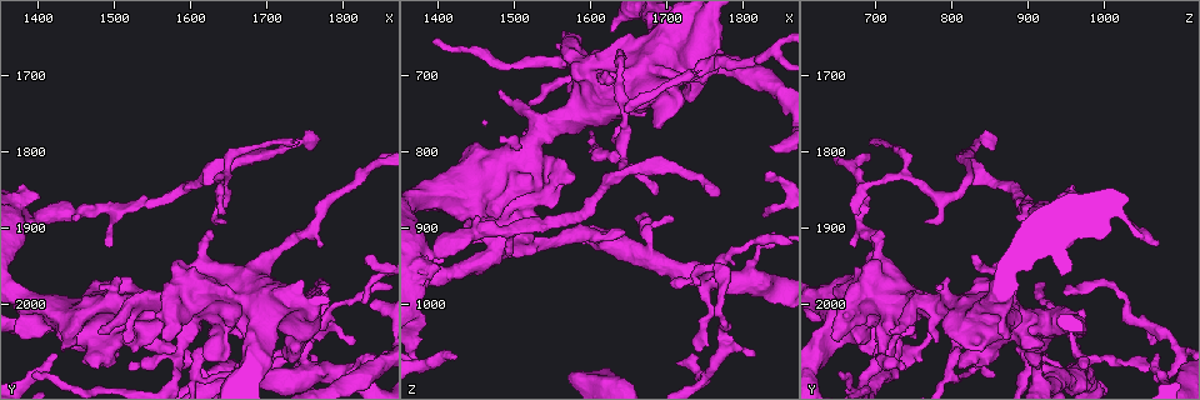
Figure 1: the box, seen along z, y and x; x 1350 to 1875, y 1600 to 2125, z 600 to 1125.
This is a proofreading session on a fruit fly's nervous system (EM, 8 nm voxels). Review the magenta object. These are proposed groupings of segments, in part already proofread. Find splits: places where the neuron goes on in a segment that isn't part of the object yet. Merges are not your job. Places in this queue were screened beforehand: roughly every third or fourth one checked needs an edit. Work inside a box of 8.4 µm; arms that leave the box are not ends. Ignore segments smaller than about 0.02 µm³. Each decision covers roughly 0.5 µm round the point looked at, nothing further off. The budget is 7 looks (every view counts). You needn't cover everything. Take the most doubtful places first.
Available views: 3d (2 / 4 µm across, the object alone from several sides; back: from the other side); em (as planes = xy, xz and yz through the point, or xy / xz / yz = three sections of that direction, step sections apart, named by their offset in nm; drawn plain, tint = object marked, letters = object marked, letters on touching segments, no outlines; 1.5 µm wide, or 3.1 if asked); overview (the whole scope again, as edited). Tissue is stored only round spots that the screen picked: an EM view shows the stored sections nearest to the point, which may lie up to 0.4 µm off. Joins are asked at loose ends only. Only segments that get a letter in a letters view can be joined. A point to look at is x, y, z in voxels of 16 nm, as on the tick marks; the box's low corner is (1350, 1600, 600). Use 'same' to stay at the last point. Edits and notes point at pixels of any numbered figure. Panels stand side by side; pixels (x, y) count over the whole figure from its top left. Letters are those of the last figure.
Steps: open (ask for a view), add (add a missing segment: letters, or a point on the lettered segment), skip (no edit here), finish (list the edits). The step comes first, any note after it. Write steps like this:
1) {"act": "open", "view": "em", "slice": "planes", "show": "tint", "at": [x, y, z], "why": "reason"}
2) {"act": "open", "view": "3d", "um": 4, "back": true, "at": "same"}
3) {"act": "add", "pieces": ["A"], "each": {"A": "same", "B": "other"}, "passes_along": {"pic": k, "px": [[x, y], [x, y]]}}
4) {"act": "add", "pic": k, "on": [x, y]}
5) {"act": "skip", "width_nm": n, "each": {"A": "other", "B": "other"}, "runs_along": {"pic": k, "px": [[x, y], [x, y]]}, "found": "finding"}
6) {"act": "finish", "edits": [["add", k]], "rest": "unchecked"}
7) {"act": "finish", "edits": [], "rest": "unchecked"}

{"act": "open", "view": "3d", "um": 2, "at": [1465, 2075, 805], "why": "free end"}

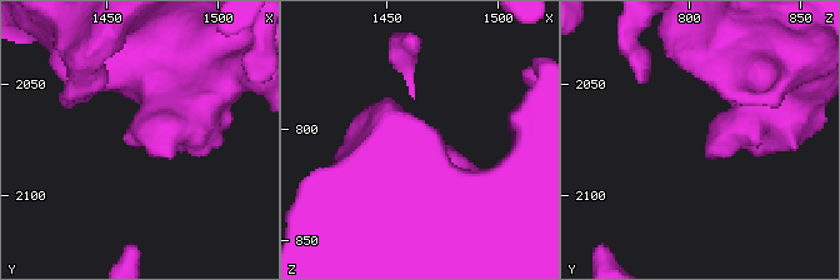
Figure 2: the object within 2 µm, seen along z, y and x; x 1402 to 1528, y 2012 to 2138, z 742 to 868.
{"act": "open", "view": "em", "um": 3.1, "slice": "planes", "show": "tint", "at": [1468, 2078, 808]}

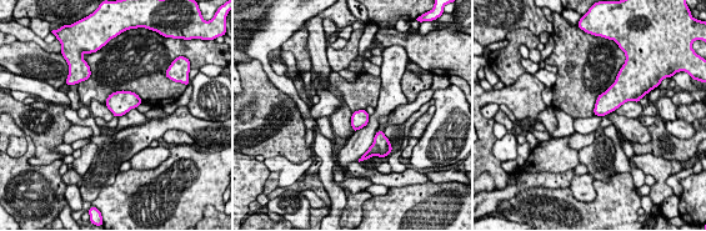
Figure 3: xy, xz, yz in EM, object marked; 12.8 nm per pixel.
{"act": "open", "view": "em", "um": 3.1, "slice": "planes", "show": "letters", "at": "same", "why": "see the neighbours"}

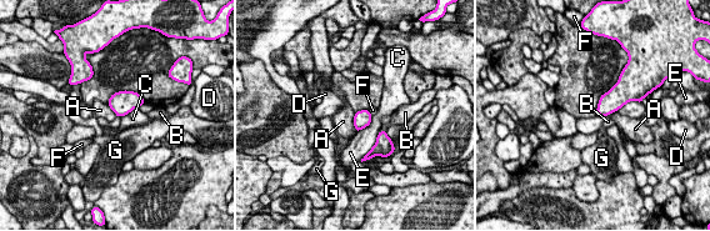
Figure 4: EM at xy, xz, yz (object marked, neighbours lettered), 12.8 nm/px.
{"act": "skip", "longest_contact_nm": ["C", 320], "each": {"A": "other", "B": "other", "C": "other", "D": "other", "E": "other", "F": "other", "G": "other"}, "border": {"pic": 4, "px": [[354, 113], [353, 121], [356, 132]]}, "found": "no lettered segment goes on from it"}

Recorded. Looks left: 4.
{"act": "open", "view": "3d", "um": 4, "at": [1490, 1920, 935], "why": "an open end"}

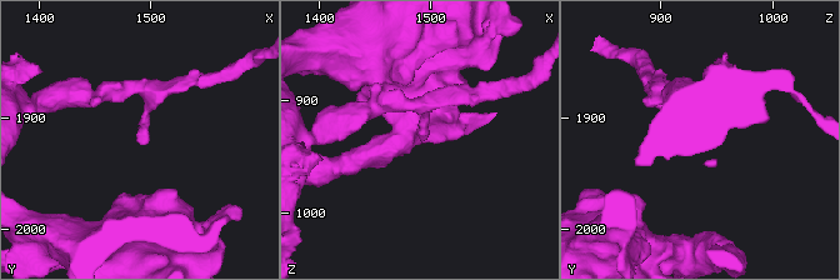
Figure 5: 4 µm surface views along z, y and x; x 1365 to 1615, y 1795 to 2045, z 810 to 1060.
{"act": "open", "view": "em", "slice": "yz", "step": 4, "show": "tint", "at": [1494, 1922, 932], "why": "now the EM"}

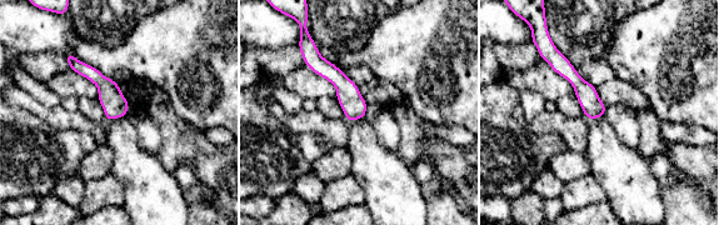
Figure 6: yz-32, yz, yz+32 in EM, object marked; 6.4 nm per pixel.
{"act": "open", "view": "em", "slice": "planes", "show": "letters", "at": "same"}

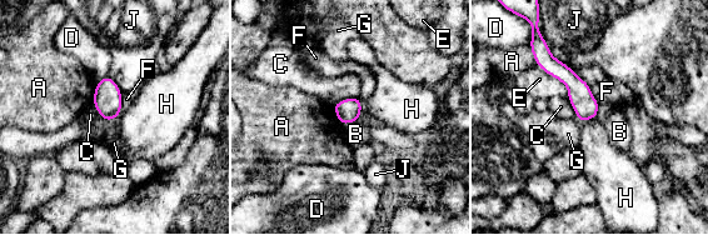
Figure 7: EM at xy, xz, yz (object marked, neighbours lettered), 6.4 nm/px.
{"act": "skip", "each": {"A": "other", "B": "other", "C": "other", "D": "other", "E": "other", "F": "other", "G": "other", "H": "other", "J": "other"}, "runs_along": {"pic": 7, "px": [[543, 58], [578, 89], [593, 114]]}, "found": "no lettered segment goes on from it"}

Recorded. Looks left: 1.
{"act": "finish", "edits": [], "rest": "unchecked"}

